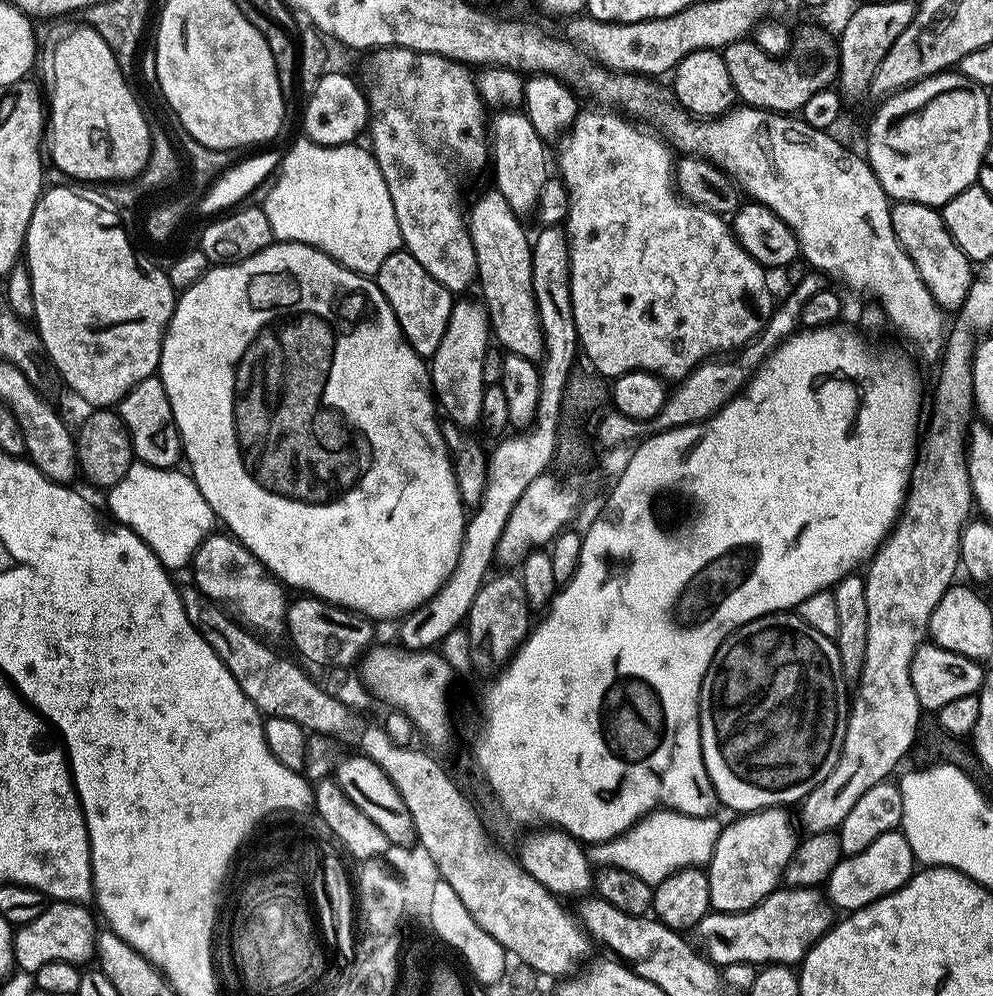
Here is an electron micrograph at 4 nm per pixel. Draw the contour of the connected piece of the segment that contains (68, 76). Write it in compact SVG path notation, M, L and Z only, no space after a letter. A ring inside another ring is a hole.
M79 26L80 28L76 28L73 32L68 32L64 37L61 38L60 41L57 42L56 45L52 48L52 100L50 96L50 103L46 108L46 144L52 147L52 158L50 156L51 163L56 165L57 168L64 171L66 175L70 176L73 181L77 180L102 180L101 182L119 182L119 181L133 181L140 175L143 171L144 167L147 164L147 160L150 158L151 154L151 134L148 129L149 117L147 115L144 116L144 112L140 109L140 104L136 101L136 96L132 93L132 88L130 85L124 81L124 76L126 76L125 69L122 69L118 66L118 62L114 58L114 54L110 54L110 46L106 46L106 42L100 37L94 29L89 28L87 26Z

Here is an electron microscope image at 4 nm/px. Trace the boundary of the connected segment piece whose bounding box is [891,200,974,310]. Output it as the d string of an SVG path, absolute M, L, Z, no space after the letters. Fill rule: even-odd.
M905 200L893 203L891 209L894 234L910 262L914 262L922 282L926 282L926 290L930 290L934 302L942 310L960 309L972 285L974 264L966 254L962 254L962 250L958 250L958 246L950 238L943 215L925 204Z

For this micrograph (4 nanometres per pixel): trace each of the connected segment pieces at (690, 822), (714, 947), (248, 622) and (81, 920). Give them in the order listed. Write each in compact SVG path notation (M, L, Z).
M657 810L629 828L623 836L591 845L587 849L588 861L593 866L600 867L601 864L604 868L629 872L642 878L642 882L655 886L678 870L707 865L714 854L714 846L722 827L721 821L716 819L715 815L687 816L681 812Z
M781 886L745 912L709 910L702 918L702 922L696 924L694 935L700 939L699 947L703 955L717 966L734 962L746 962L757 966L766 964L796 966L827 934L833 923L834 909L828 903L823 891L816 888Z
M213 534L200 543L196 553L192 555L191 583L205 600L211 600L213 604L223 608L257 637L283 637L288 627L290 605L285 585L264 567L263 562L245 544L231 534L223 535Z
M63 902L49 903L34 918L34 922L26 922L15 929L12 938L12 949L16 959L15 967L21 968L28 974L34 974L46 962L70 962L77 966L84 966L93 959L96 951L98 927L92 921L89 909L82 904L66 904Z

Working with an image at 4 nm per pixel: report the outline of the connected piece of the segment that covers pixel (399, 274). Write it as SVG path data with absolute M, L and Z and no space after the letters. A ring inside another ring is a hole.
M406 250L390 254L390 258L386 258L382 266L378 266L374 279L386 302L390 302L390 310L394 310L394 318L398 318L398 326L402 326L402 334L408 345L422 357L433 356L450 322L453 293L448 292L442 282L430 278L422 262L418 262L418 258L414 258Z

